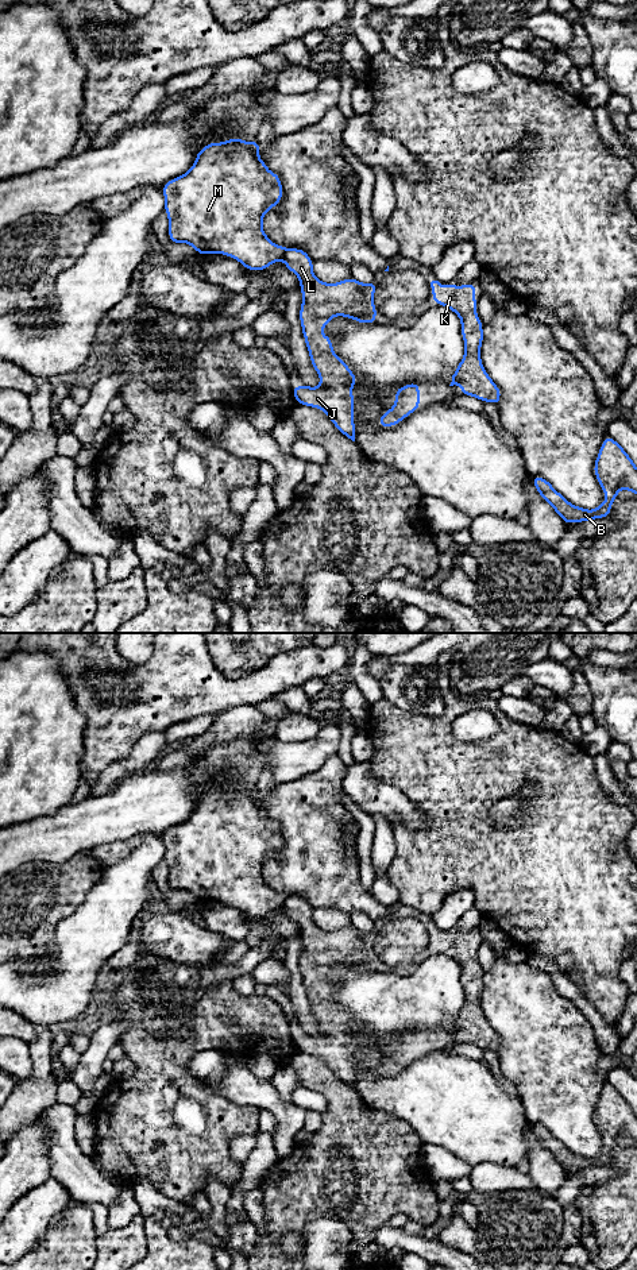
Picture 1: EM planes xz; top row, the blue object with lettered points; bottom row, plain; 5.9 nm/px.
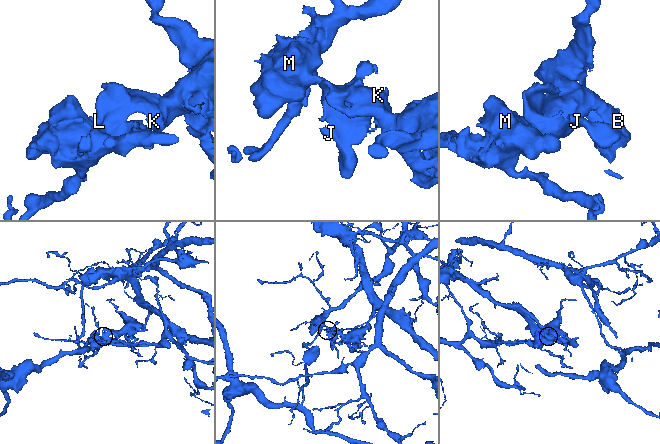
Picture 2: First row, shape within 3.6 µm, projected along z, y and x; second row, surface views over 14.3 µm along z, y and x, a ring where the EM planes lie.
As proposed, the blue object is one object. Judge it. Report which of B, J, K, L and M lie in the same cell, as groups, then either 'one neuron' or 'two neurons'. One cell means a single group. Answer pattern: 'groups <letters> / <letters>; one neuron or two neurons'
groups B J K L / M; two neurons

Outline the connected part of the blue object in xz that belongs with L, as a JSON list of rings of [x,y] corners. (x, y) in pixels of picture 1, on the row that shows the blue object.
[[[287,248],[283,255],[283,265],[300,279],[300,323],[312,366],[321,383],[318,387],[294,386],[292,393],[298,404],[321,409],[345,437],[355,441],[352,386],[358,378],[348,364],[336,356],[332,339],[321,331],[336,316],[354,319],[360,324],[374,324],[377,283],[362,283],[352,277],[327,283],[314,277],[313,263],[301,248]]]

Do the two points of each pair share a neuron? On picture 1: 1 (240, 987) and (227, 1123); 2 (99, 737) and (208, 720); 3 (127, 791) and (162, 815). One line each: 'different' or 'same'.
1: different
2: different
3: same

